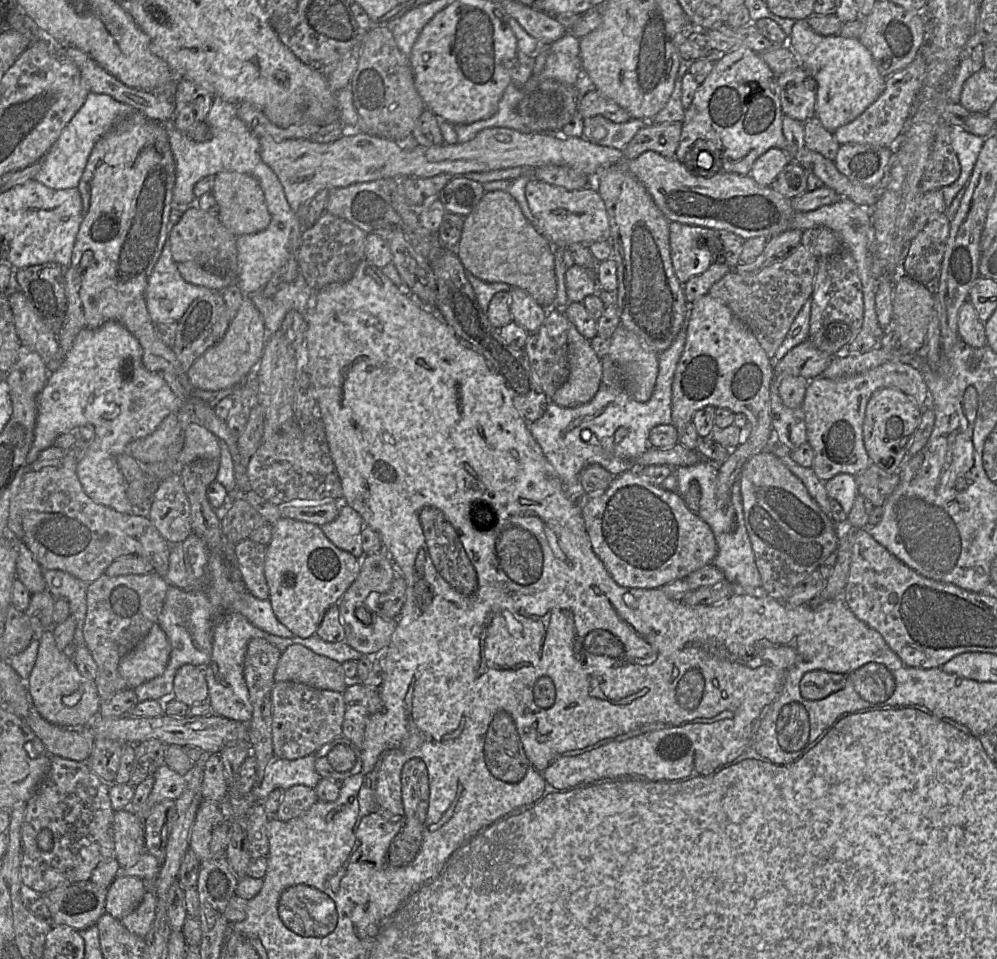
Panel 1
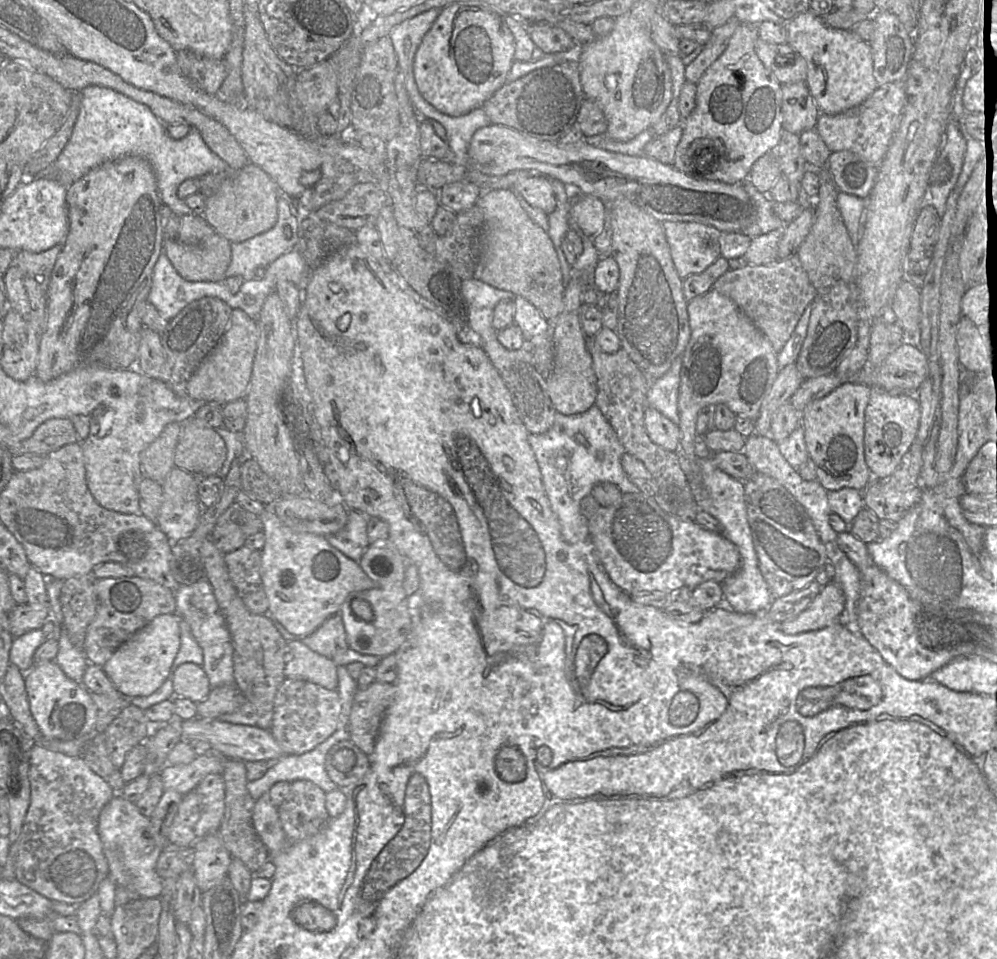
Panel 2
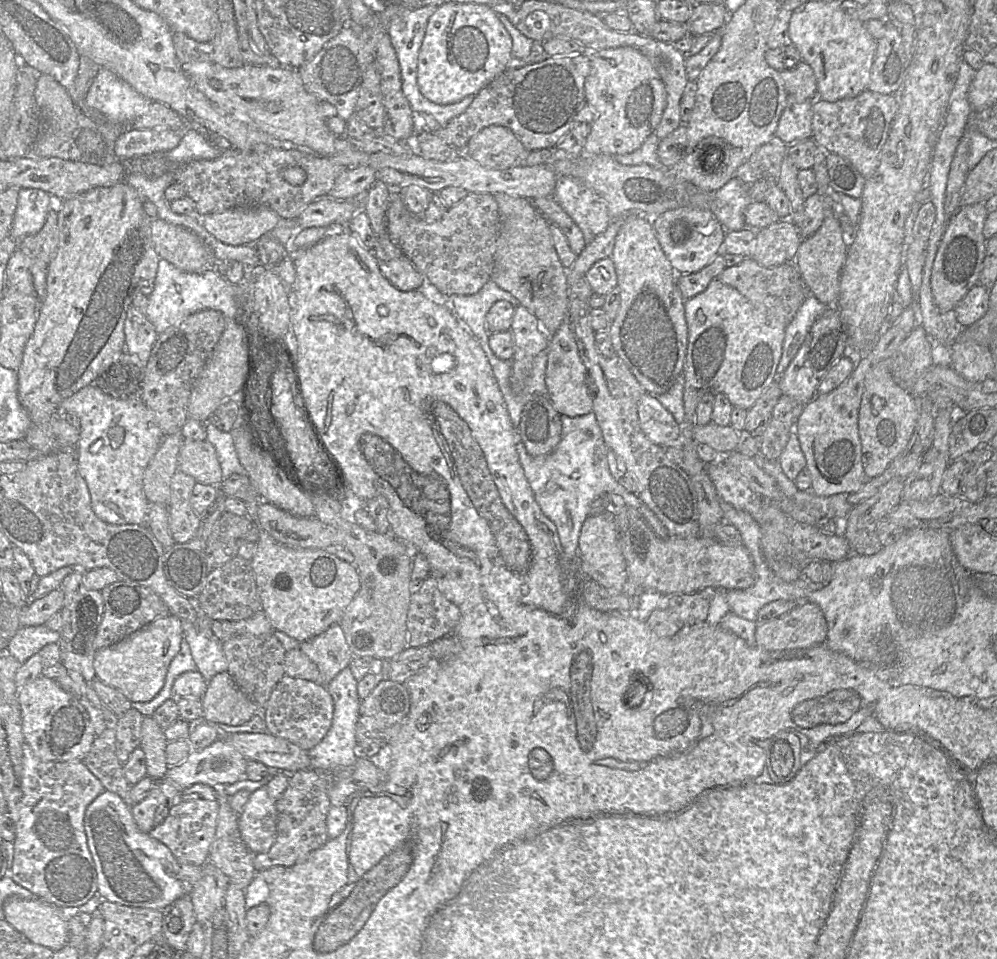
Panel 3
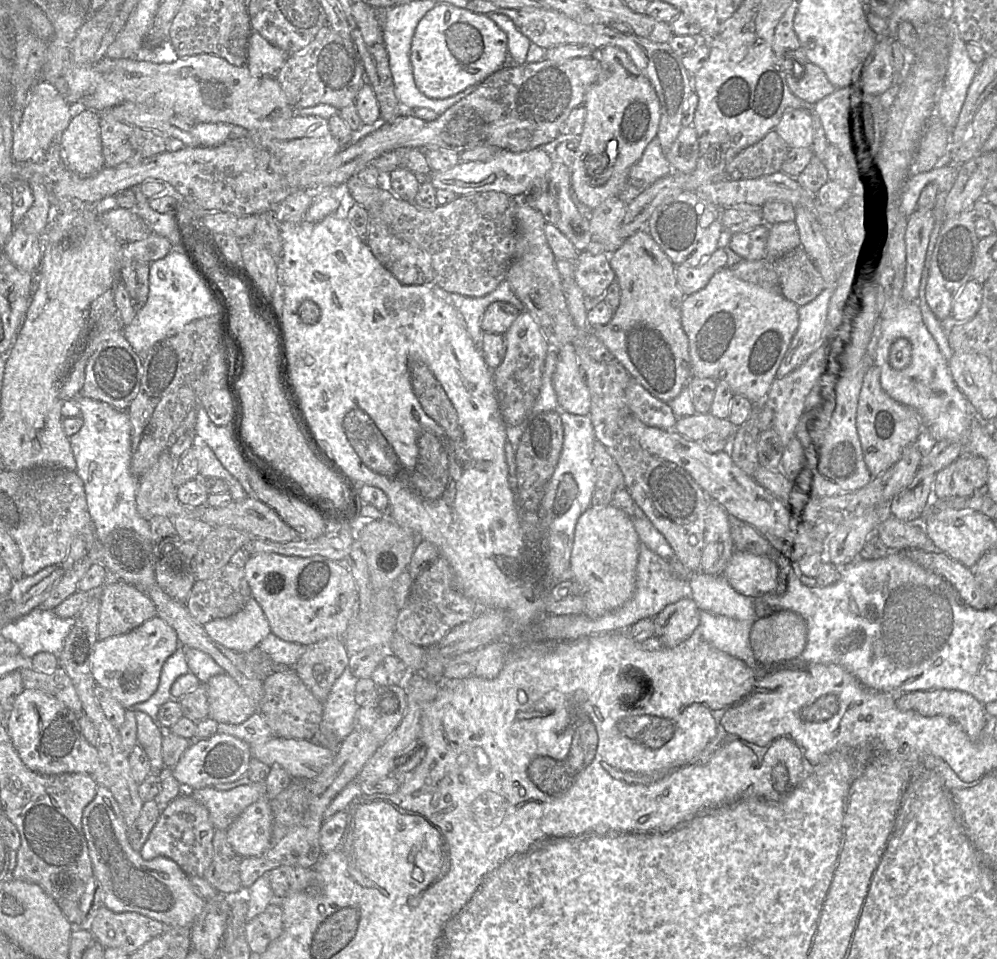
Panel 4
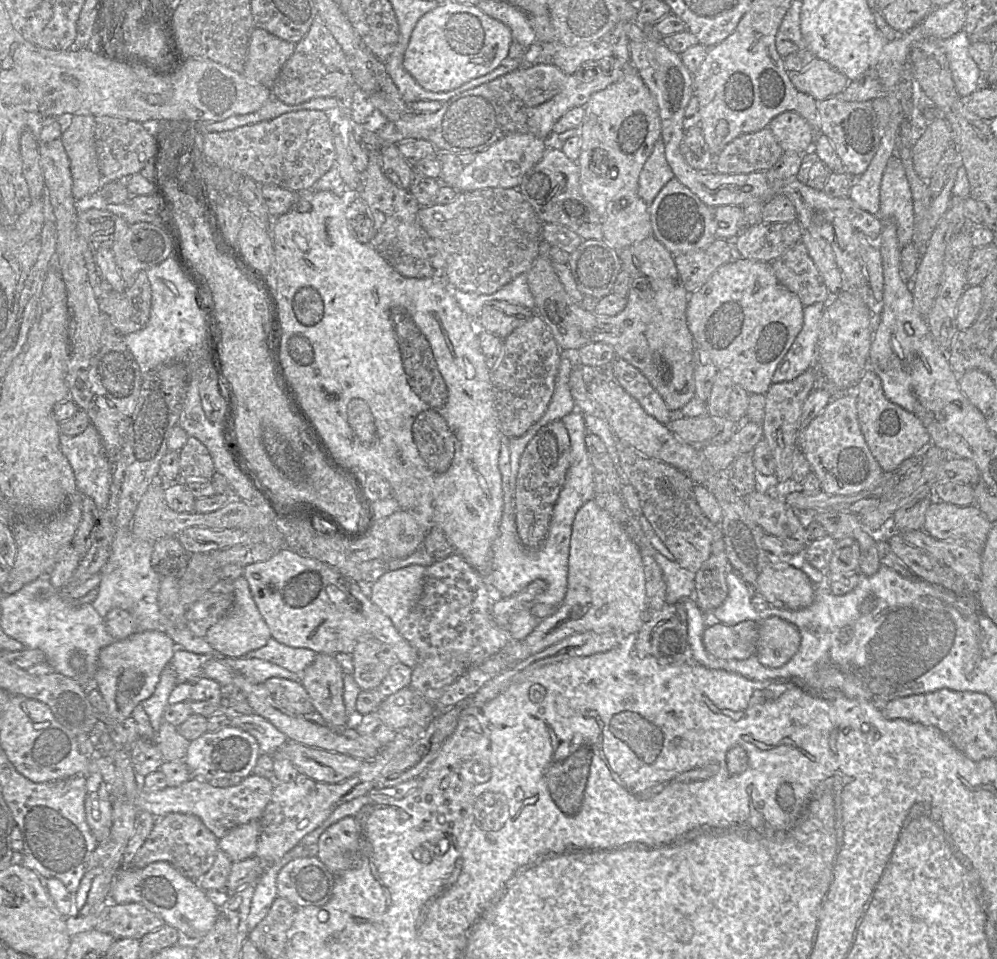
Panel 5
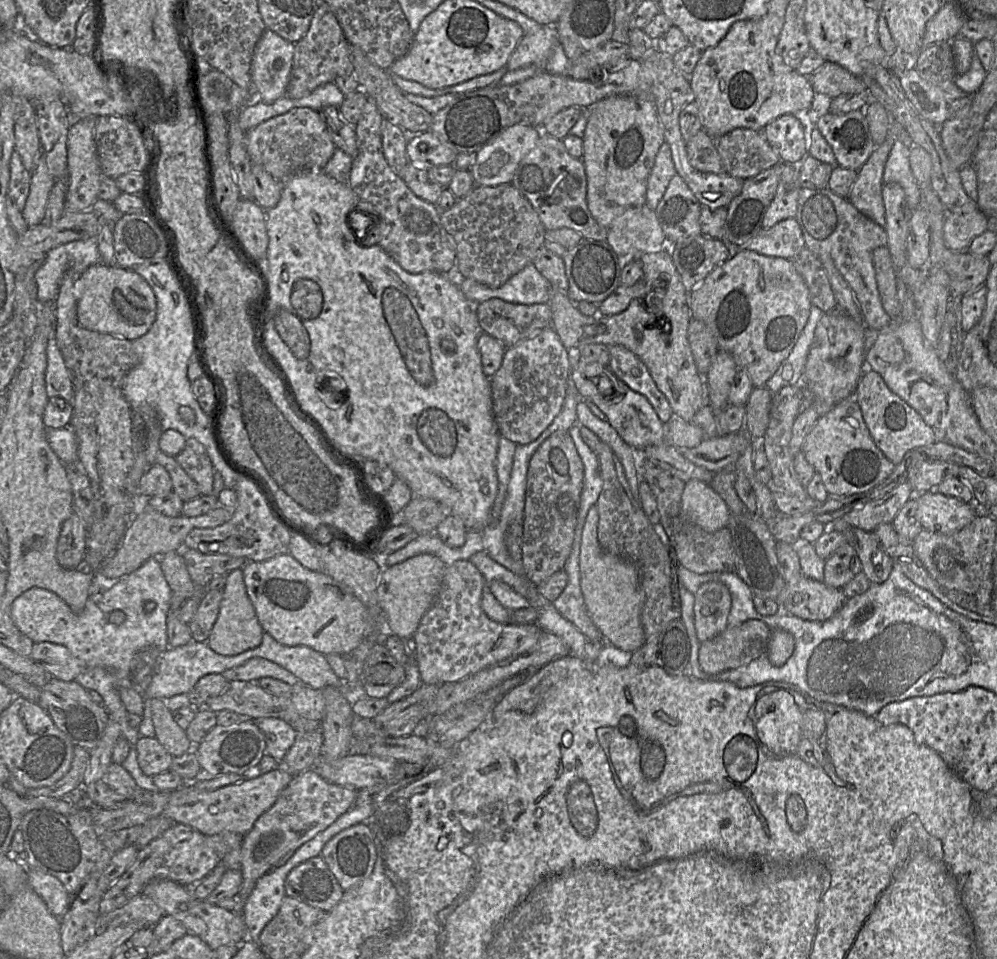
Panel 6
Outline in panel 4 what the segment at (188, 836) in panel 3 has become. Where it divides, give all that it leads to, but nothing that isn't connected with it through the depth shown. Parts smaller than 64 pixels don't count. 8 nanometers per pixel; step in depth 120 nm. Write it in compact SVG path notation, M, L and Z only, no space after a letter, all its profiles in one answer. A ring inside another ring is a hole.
M183 790L160 812L156 824L139 852L145 860L164 856L177 863L188 876L203 876L213 858L214 832L207 808L195 800L189 790Z

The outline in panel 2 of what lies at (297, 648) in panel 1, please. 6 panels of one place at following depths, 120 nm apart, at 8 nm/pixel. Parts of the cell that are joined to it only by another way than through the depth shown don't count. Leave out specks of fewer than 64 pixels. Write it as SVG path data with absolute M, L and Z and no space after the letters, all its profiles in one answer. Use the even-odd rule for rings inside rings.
M288 641L284 649L284 676L292 680L304 680L327 690L338 686L337 665L308 648L301 641Z

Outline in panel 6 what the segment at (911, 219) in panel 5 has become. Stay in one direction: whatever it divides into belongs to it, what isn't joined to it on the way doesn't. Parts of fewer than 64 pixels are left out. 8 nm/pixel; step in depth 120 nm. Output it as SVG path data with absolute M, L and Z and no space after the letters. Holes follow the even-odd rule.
M896 140L891 148L883 172L883 184L897 183L905 193L907 210L913 211L919 206L920 190L909 164L909 150Z

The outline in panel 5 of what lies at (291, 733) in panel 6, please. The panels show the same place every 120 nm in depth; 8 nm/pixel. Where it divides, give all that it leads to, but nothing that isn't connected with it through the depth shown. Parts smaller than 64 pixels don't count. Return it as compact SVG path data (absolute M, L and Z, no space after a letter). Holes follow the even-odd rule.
M255 713L232 715L230 726L250 733L257 740L261 754L273 756L288 740L287 736L271 722Z

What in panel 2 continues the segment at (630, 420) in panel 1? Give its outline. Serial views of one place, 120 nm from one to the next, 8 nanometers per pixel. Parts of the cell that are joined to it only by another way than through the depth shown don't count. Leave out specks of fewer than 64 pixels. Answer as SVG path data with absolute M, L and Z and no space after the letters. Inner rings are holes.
M682 354L677 356L668 371L653 381L646 394L646 406L658 410L678 425L678 390L682 368ZM595 404L579 414L555 415L552 427L544 434L529 434L528 442L535 454L542 476L543 486L551 508L561 526L561 534L568 543L589 541L588 519L581 514L581 500L591 495L597 483L615 484L622 494L639 491L627 475L621 457L625 453L617 435ZM597 452L604 453L603 460L597 458Z

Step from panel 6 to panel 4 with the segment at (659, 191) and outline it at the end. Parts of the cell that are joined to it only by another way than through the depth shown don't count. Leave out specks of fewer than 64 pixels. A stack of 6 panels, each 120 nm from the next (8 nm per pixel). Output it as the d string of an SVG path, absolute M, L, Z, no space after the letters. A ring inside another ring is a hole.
M656 136L647 145L642 157L630 168L629 184L626 190L622 195L615 197L620 197L628 202L644 187L652 185L672 171L661 148L660 140Z

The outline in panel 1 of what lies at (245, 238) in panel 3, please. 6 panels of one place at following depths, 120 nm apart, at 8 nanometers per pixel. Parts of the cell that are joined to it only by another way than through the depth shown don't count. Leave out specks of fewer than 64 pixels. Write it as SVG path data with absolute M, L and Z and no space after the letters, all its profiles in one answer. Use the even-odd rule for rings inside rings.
M221 172L214 176L211 190L217 205L217 217L234 235L253 234L266 229L271 221L264 193L259 182L252 176L239 172Z

